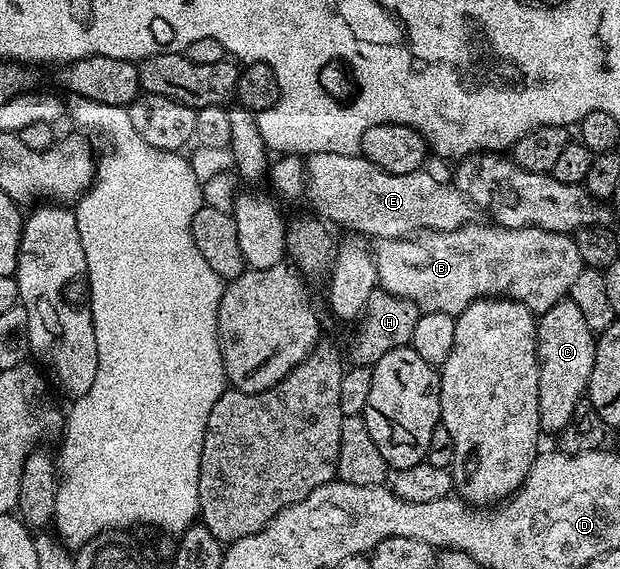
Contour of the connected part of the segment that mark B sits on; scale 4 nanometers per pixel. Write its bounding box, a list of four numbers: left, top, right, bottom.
[373,222,584,318]

